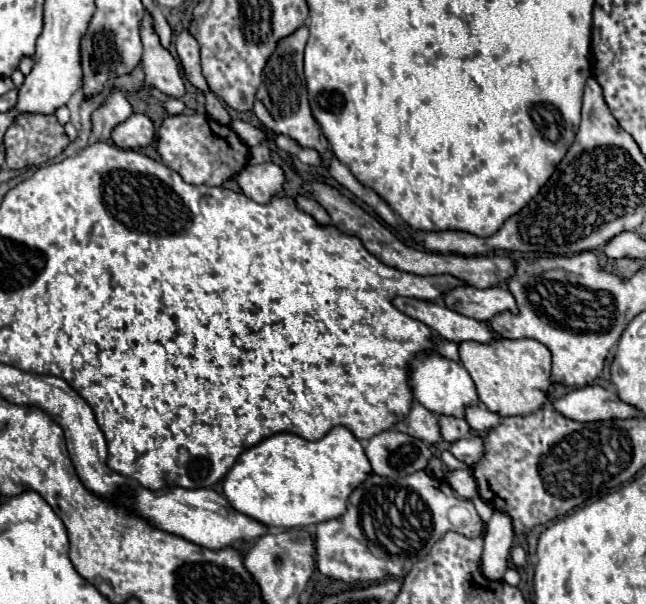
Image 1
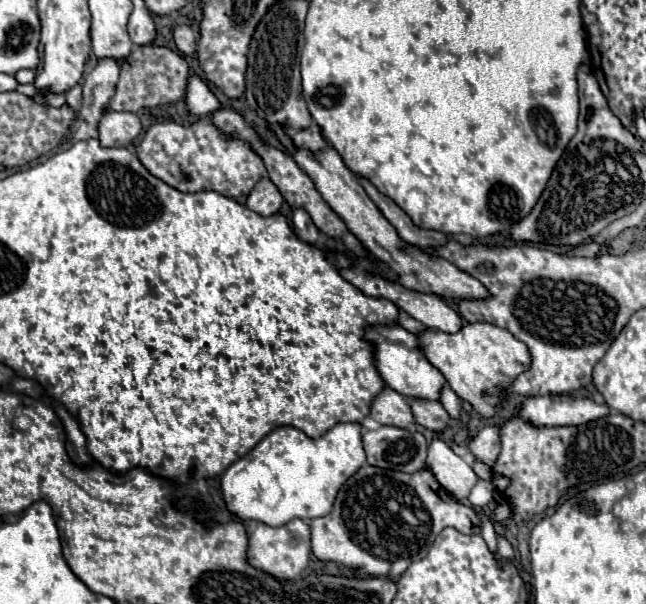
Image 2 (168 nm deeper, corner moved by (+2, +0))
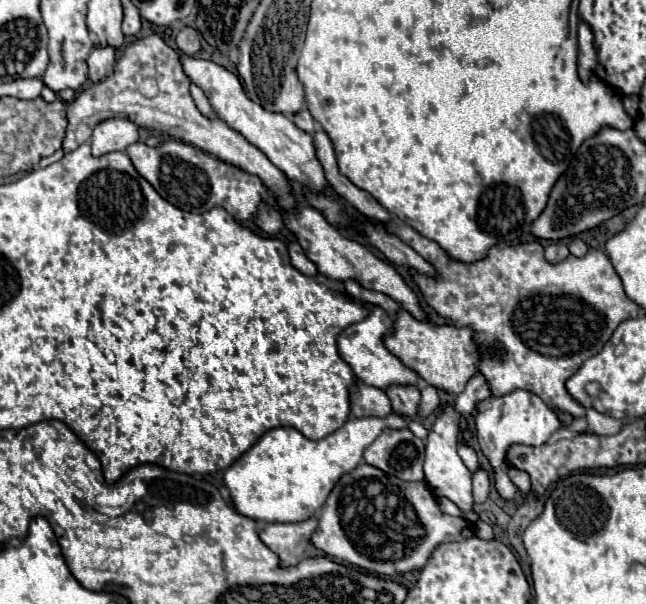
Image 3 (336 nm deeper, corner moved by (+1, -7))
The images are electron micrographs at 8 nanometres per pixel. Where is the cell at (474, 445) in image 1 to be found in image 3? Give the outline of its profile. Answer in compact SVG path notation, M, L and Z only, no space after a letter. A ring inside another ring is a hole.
M515 389L501 397L487 397L485 401L477 403L477 411L473 419L475 419L475 433L477 433L479 447L495 469L497 491L503 499L511 499L517 493L517 487L507 477L507 467L503 465L507 449L515 443L533 445L533 447L543 445L561 427L561 423L553 409L549 409L535 393L529 393L523 389Z

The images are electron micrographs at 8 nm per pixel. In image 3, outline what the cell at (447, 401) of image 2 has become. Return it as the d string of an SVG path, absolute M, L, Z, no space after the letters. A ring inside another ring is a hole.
M423 385L421 387L421 403L417 407L417 417L425 419L429 413L437 411L439 407L441 407L441 401L439 401L437 389L431 387L431 385Z

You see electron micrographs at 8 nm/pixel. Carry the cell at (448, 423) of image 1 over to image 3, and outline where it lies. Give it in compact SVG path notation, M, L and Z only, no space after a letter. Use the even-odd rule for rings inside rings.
M389 385L385 389L385 393L387 393L395 413L401 413L411 419L417 417L417 405L421 399L417 385Z

